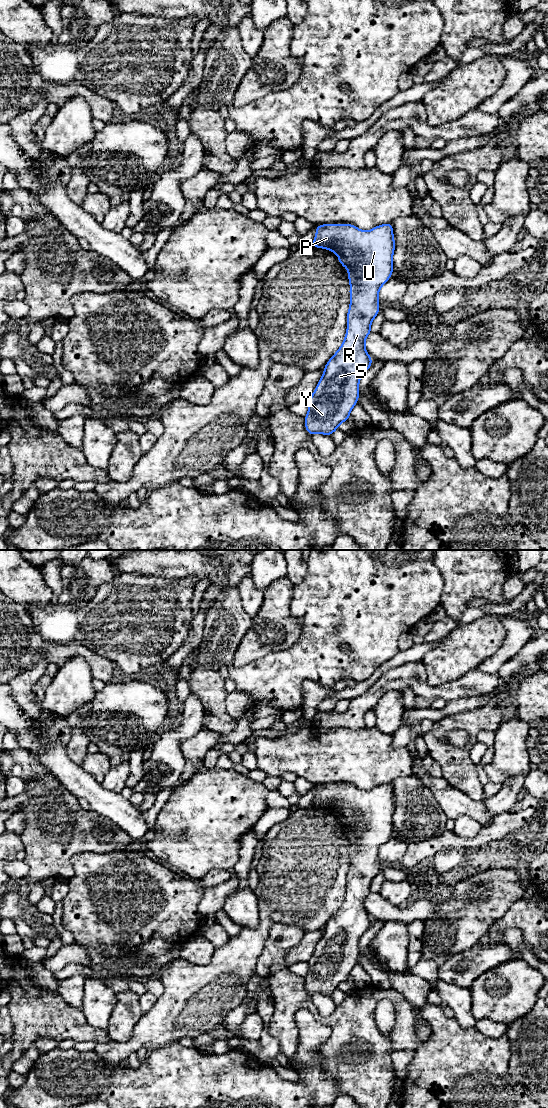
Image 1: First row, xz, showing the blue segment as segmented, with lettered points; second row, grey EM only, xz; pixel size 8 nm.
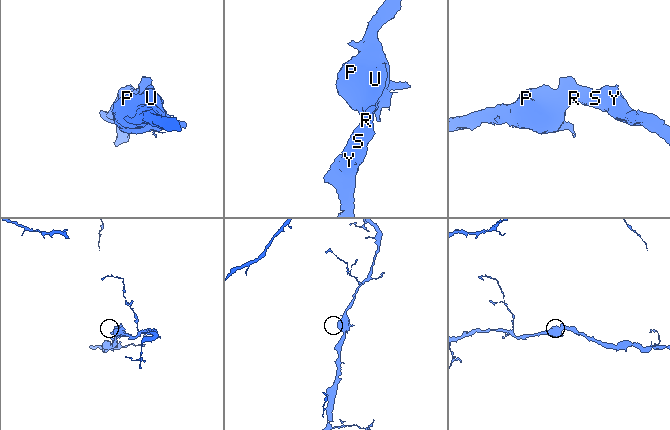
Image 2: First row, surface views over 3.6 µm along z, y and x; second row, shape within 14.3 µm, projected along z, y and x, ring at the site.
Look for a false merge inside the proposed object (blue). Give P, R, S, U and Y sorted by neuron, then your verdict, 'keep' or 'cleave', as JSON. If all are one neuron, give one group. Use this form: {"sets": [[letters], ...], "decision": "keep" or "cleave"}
{"sets": [["P", "R", "S", "U", "Y"]], "decision": "keep"}

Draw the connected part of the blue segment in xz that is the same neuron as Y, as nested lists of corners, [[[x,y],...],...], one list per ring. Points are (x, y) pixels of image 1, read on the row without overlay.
[[[391,783],[378,785],[369,791],[358,789],[352,784],[324,784],[316,786],[316,795],[311,803],[312,807],[328,809],[338,815],[339,823],[348,829],[347,835],[350,841],[350,867],[347,873],[347,891],[341,907],[330,918],[324,927],[324,933],[320,938],[311,958],[307,961],[309,969],[304,977],[305,988],[310,996],[320,993],[331,996],[338,986],[349,980],[352,968],[359,959],[359,940],[372,925],[372,918],[365,909],[365,900],[371,893],[371,882],[380,872],[378,853],[380,848],[388,841],[393,833],[393,813],[395,800]]]

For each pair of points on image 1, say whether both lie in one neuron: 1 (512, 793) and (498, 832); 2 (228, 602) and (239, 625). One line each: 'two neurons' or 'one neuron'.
1: two neurons
2: one neuron

